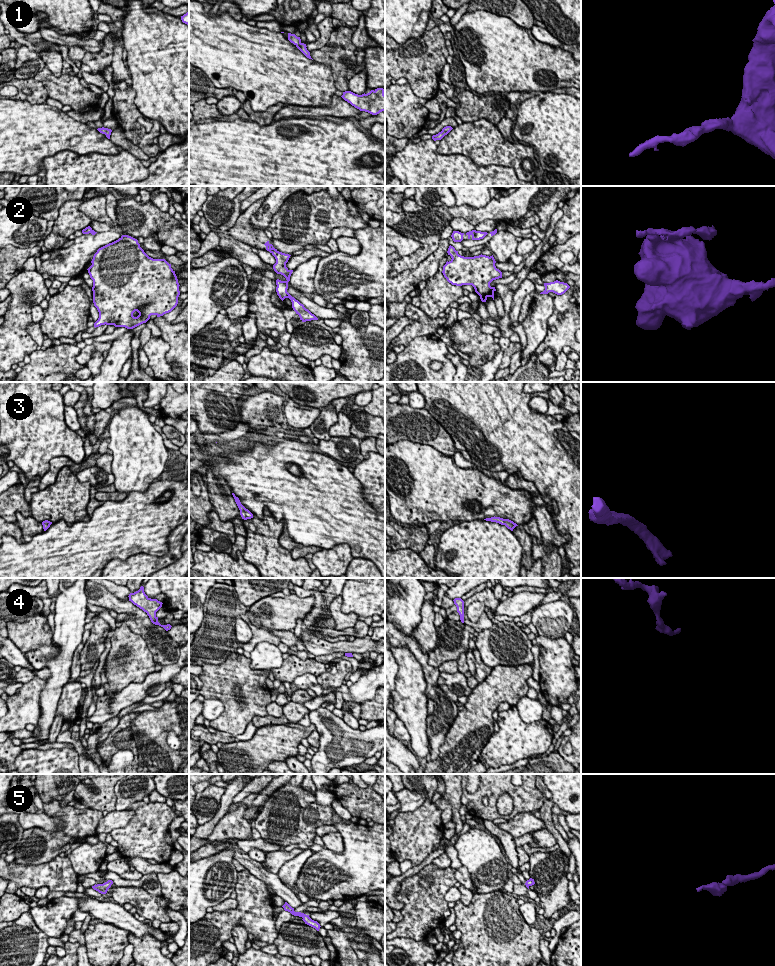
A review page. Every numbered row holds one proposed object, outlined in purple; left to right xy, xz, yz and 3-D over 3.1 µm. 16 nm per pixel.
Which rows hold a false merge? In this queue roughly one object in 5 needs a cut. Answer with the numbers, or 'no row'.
2

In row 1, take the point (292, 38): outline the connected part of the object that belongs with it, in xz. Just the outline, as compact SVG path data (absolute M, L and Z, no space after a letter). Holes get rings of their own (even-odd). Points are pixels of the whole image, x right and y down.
M288 33L288 40L293 43L307 58L312 59L310 52L306 48L306 44L301 42L300 37L297 37L295 34Z

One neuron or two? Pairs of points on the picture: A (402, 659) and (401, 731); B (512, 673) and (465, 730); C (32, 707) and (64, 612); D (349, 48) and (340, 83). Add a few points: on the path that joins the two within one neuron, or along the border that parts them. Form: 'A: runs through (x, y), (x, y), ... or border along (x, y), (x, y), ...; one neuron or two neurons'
A: border along (397, 718), (406, 728), (410, 742); two neurons
B: runs through (498, 687), (480, 705), (476, 716); one neuron
C: border along (46, 681), (40, 693), (39, 704); two neurons
D: runs through (341, 57), (339, 59), (340, 74); one neuron

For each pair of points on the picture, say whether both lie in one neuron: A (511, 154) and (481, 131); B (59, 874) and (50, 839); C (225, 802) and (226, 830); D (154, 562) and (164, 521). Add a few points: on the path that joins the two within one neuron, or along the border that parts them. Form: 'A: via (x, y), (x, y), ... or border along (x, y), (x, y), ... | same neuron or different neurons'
A: via (504, 153), (488, 138) | same neuron
B: border along (58, 855), (49, 861), (33, 865) | different neurons
C: border along (228, 812), (210, 833) | different neurons
D: border along (168, 536), (168, 550), (164, 554), (131, 556) | different neurons

